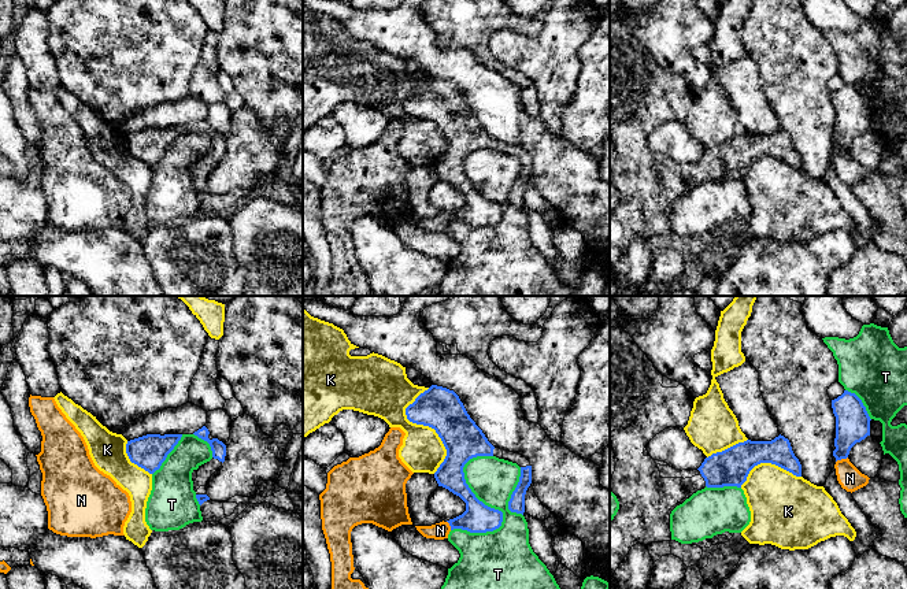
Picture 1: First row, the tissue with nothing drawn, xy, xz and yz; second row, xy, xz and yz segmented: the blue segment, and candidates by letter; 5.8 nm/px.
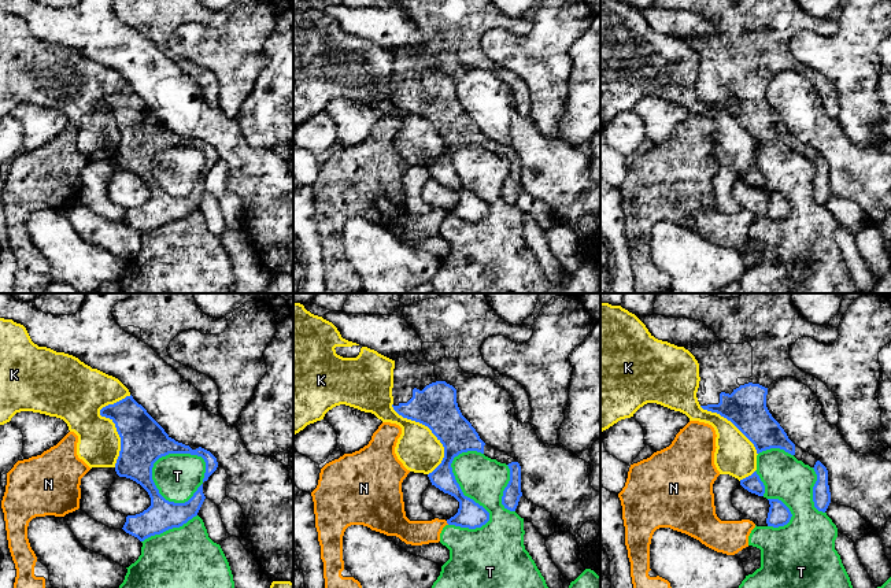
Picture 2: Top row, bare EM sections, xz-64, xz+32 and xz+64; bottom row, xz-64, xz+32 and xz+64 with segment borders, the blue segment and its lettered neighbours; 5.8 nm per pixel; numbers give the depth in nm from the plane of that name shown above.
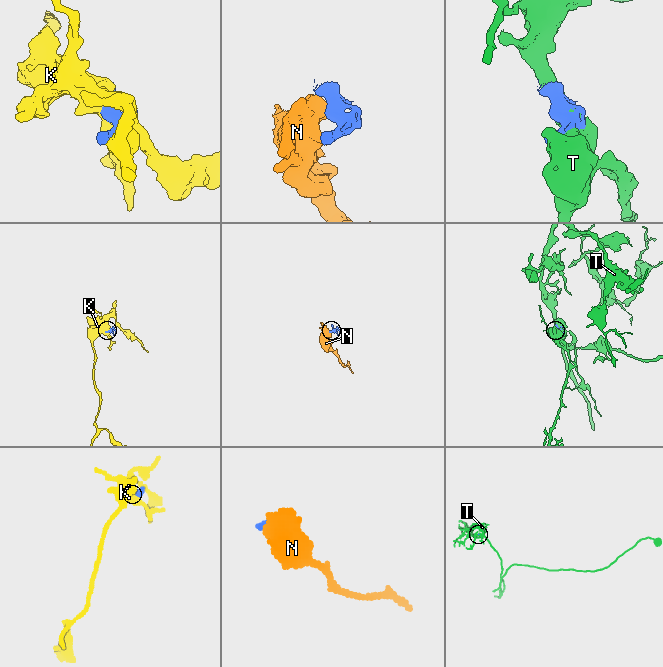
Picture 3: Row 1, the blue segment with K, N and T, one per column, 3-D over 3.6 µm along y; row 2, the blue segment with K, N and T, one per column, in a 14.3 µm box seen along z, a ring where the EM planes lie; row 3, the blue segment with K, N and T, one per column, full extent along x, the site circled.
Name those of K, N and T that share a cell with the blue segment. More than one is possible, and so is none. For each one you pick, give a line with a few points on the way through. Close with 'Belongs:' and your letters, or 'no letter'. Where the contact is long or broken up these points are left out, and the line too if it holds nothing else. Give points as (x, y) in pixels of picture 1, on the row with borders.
Belongs: no letter

